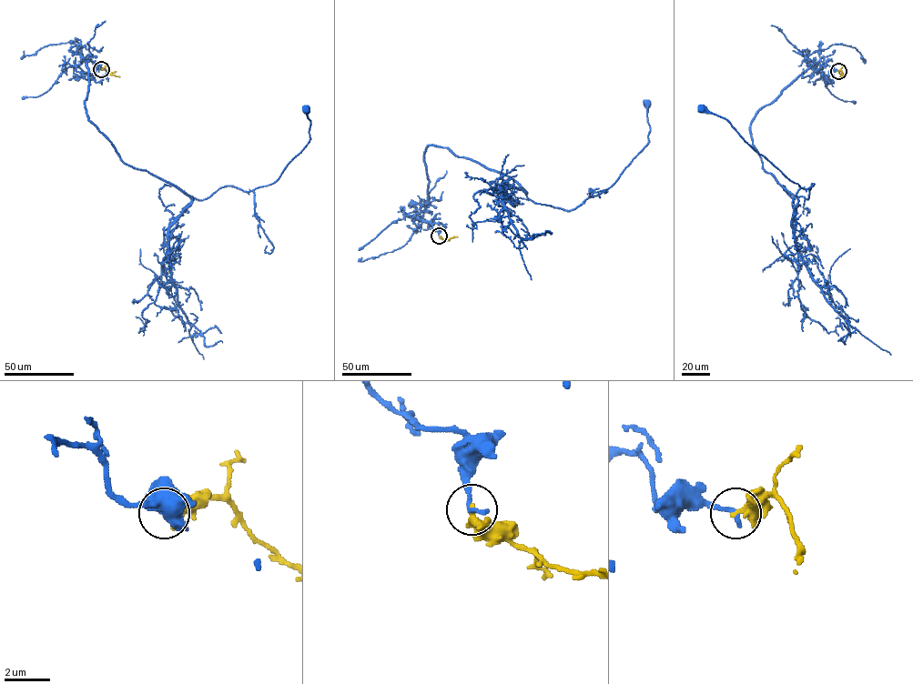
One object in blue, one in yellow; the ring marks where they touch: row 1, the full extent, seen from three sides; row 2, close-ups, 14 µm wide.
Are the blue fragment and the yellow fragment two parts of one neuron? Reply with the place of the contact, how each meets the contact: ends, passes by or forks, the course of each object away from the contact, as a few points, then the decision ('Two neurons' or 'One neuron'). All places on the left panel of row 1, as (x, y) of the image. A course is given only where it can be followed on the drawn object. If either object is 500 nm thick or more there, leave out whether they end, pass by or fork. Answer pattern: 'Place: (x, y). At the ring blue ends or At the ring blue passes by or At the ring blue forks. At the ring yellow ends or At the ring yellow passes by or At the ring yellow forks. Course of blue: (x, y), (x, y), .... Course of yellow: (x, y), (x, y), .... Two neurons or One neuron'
Place: (101, 69). At the ring blue ends. At the ring yellow passes by. Course of blue: (101, 69), (83, 57), (89, 120), (124, 163), (197, 199), (274, 183), (309, 140), (305, 108). Course of yellow: (101, 69), (119, 76). Two neurons

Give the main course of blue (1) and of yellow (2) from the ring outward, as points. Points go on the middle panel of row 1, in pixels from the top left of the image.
1: (439, 236), (422, 216), (428, 145), (511, 177), (535, 203), (569, 210), (610, 187), (645, 146), (645, 103)
2: (439, 236), (446, 240), (458, 236)

